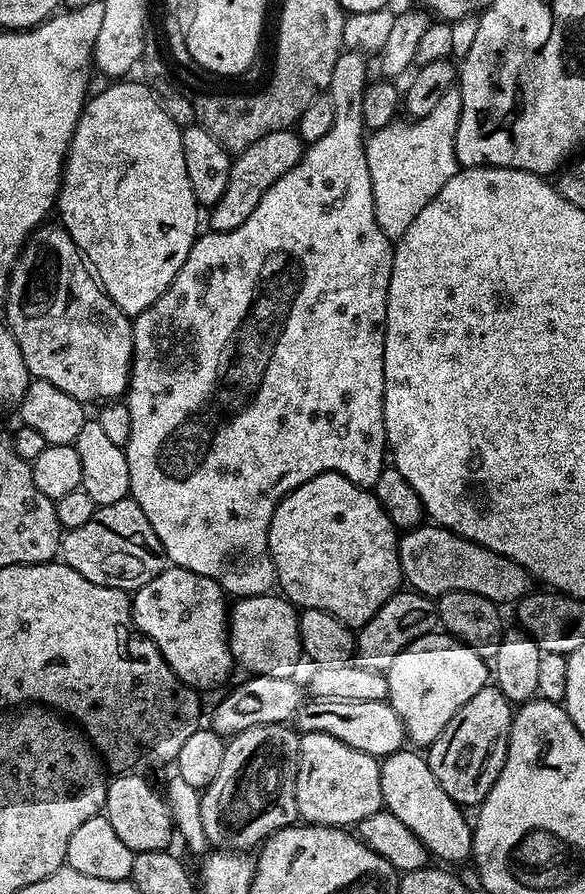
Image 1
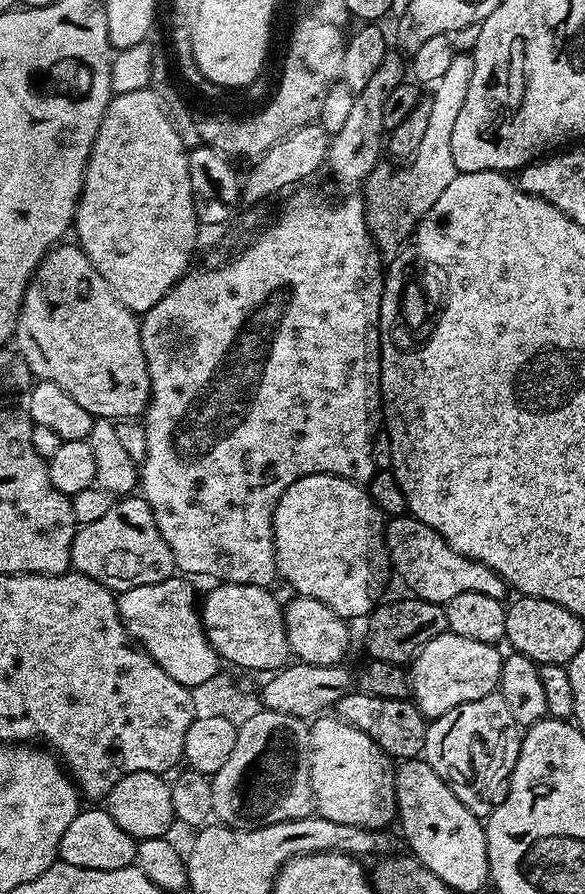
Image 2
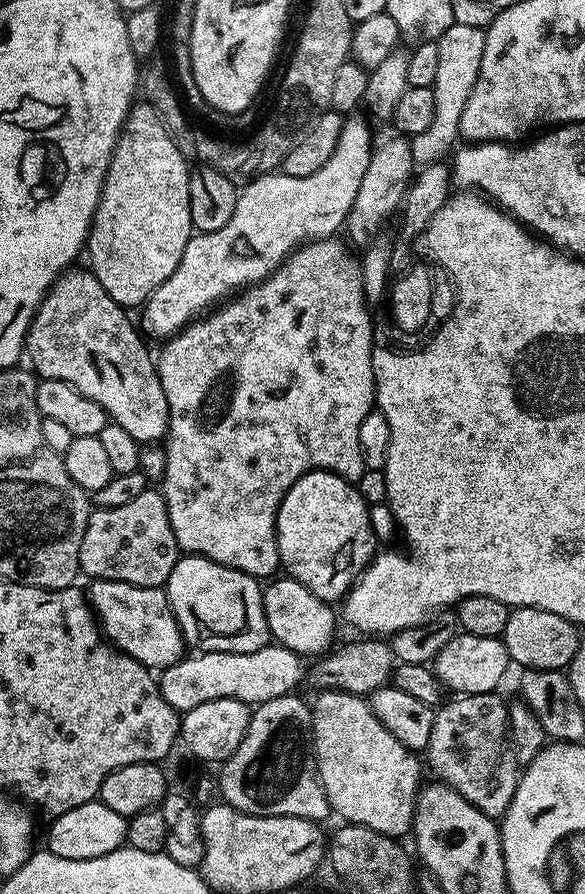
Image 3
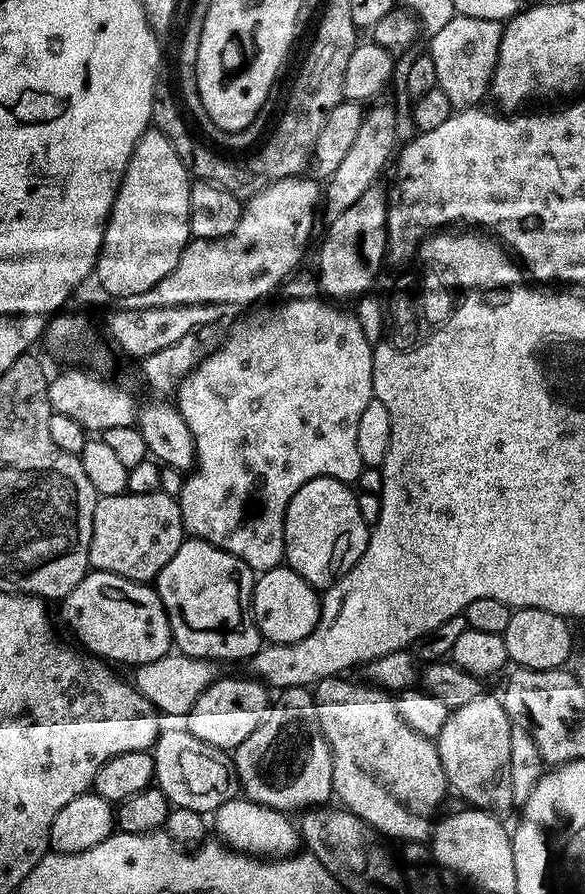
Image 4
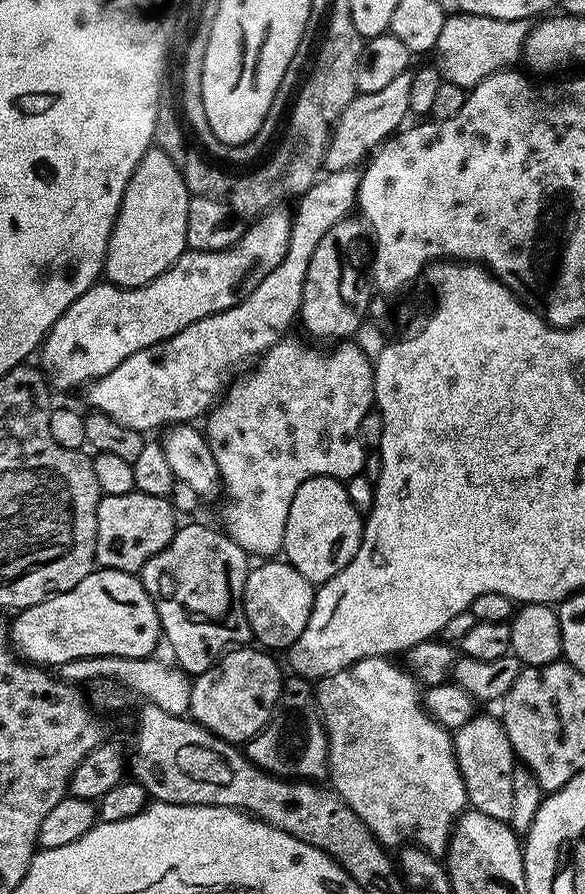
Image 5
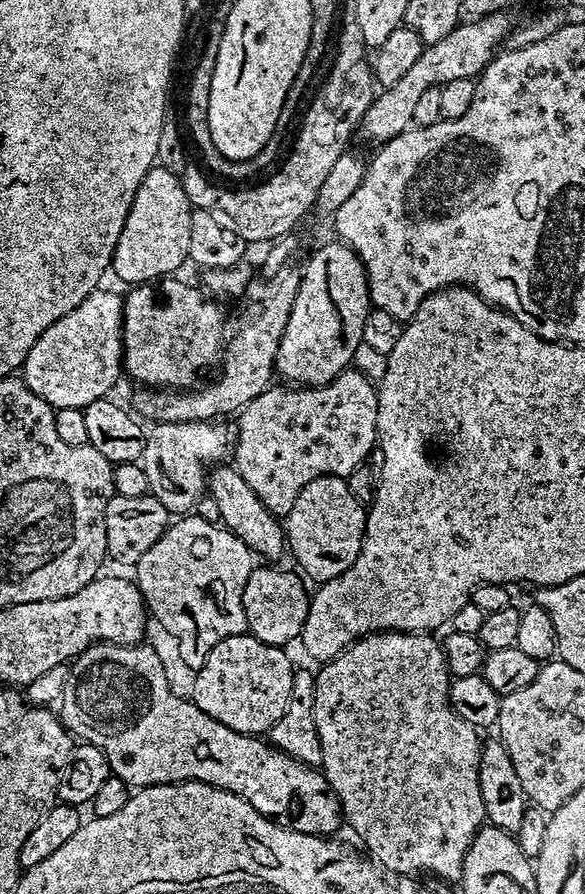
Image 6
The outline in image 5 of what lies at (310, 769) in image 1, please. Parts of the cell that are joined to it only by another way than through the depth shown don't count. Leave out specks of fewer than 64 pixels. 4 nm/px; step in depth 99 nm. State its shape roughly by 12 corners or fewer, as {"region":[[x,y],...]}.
{"region":[[371,656],[315,685],[330,784],[440,858],[469,807],[449,729]]}

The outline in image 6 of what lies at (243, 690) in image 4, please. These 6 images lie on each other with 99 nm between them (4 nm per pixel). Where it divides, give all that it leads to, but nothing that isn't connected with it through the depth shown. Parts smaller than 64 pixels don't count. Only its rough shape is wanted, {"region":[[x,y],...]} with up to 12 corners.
{"region":[[250,634],[222,638],[192,703],[238,734],[271,733],[294,663]]}

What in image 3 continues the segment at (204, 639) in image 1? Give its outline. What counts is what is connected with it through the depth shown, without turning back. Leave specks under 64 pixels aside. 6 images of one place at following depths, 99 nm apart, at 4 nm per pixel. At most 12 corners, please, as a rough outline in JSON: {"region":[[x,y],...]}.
{"region":[[92,580],[103,635],[149,670],[185,659],[163,587]]}

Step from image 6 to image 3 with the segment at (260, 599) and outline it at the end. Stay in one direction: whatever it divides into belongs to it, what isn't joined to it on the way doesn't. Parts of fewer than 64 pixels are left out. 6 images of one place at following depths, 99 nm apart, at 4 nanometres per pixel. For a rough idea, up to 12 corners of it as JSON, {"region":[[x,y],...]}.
{"region":[[302,582],[263,589],[268,635],[323,657],[336,636],[333,605]]}

